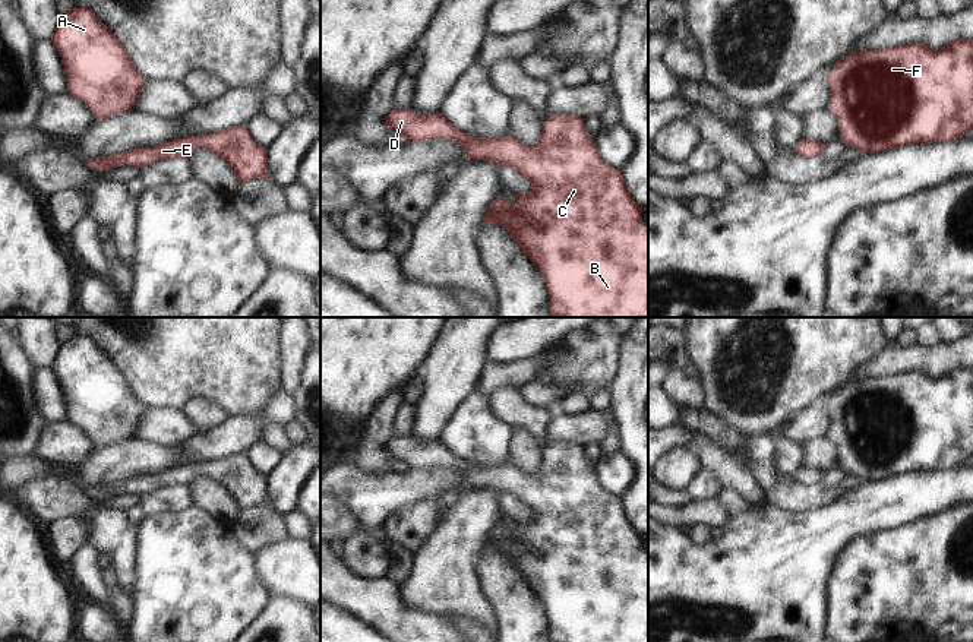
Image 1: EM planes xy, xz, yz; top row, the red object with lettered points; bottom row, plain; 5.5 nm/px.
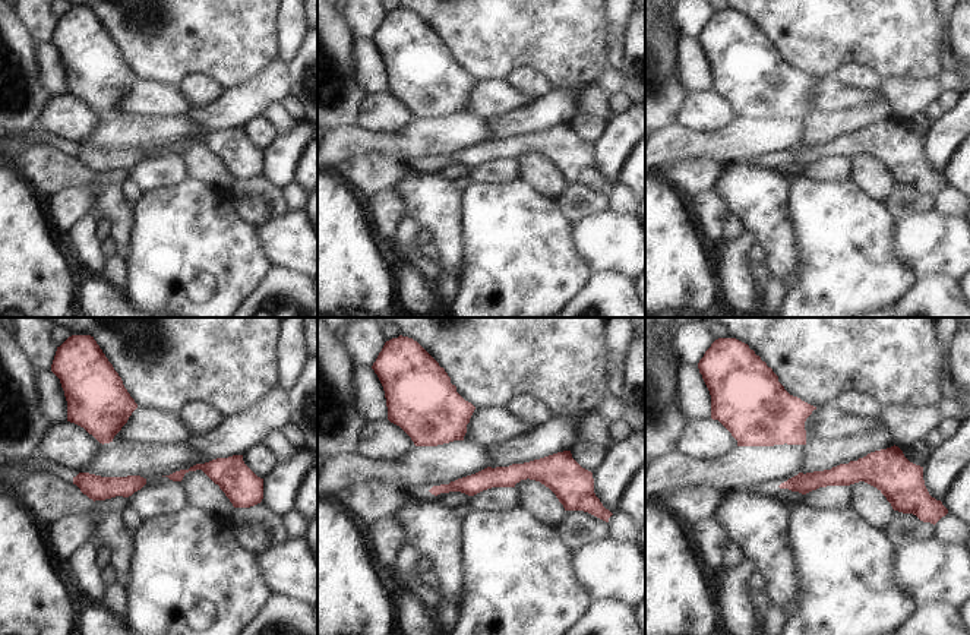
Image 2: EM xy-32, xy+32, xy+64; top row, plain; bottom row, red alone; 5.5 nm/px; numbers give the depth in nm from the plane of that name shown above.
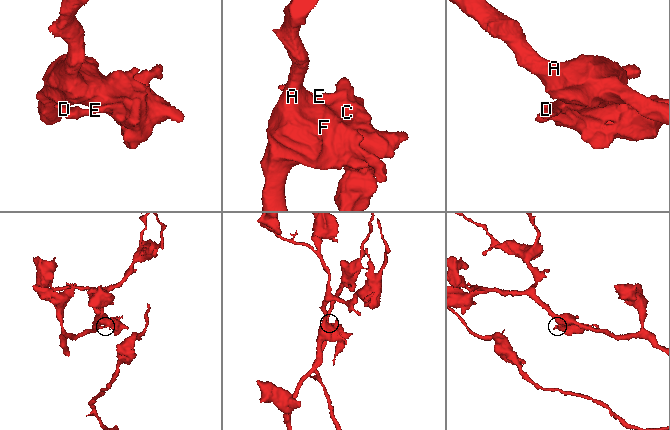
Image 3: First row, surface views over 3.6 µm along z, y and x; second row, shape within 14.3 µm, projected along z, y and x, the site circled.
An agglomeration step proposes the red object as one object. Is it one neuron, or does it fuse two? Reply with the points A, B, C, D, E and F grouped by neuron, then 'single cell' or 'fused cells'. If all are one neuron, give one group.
A B C D E F | single cell

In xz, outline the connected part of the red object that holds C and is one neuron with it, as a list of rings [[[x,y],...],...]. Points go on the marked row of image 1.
[[[411,108],[392,110],[385,117],[385,123],[389,130],[395,130],[408,140],[457,140],[467,151],[467,159],[506,165],[533,184],[531,192],[515,193],[519,199],[516,205],[497,196],[483,221],[505,227],[538,268],[550,295],[550,317],[648,317],[648,230],[641,219],[642,208],[628,192],[622,171],[600,159],[594,142],[584,129],[584,118],[552,116],[543,123],[543,133],[534,148],[525,148],[511,135],[477,140],[449,124],[439,111],[427,116]]]

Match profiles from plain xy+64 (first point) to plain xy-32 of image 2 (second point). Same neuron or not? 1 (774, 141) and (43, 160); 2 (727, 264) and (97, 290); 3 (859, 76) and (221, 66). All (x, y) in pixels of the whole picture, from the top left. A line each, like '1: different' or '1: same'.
1: different
2: same
3: different

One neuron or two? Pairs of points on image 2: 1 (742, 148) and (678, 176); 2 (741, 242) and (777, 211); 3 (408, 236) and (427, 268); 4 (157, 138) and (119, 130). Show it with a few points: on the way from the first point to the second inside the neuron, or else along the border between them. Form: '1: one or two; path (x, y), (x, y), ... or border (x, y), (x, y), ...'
1: two; border (681, 160), (689, 155), (708, 155), (726, 164)
2: two; border (745, 230), (754, 236), (755, 243)
3: one; path (408, 243), (420, 261)
4: one; path (148, 133), (128, 132)

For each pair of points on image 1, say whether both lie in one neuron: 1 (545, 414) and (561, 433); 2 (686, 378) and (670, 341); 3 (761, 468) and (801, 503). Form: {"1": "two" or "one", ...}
{"1": "two", "2": "one", "3": "one"}

